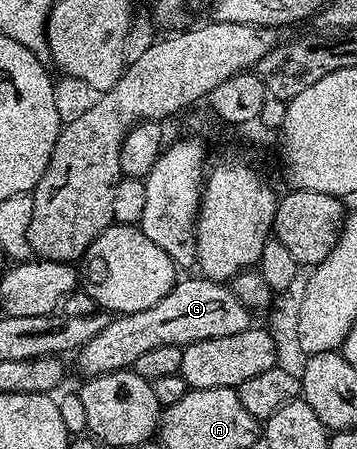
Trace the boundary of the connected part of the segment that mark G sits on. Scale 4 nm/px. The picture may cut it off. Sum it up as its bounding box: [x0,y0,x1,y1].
[75,275,251,378]

